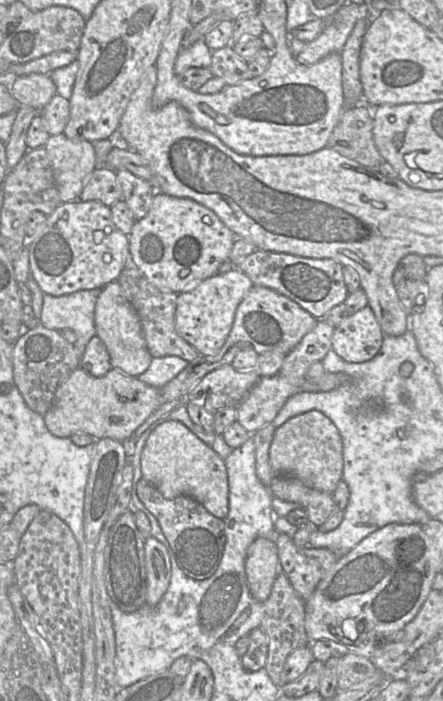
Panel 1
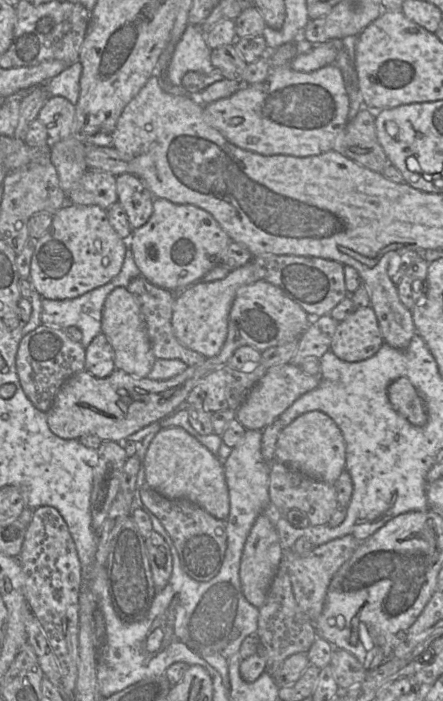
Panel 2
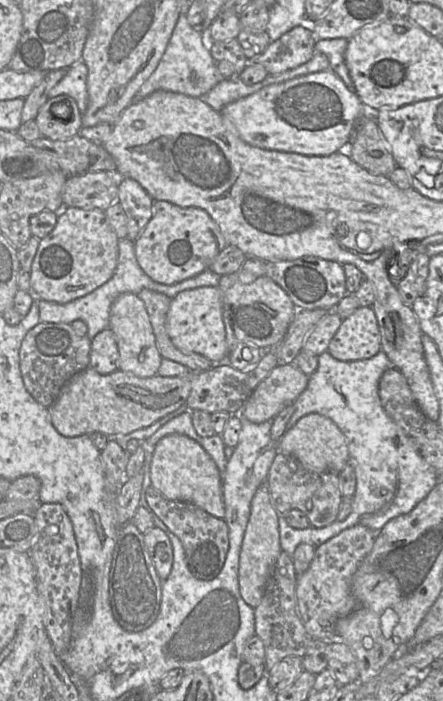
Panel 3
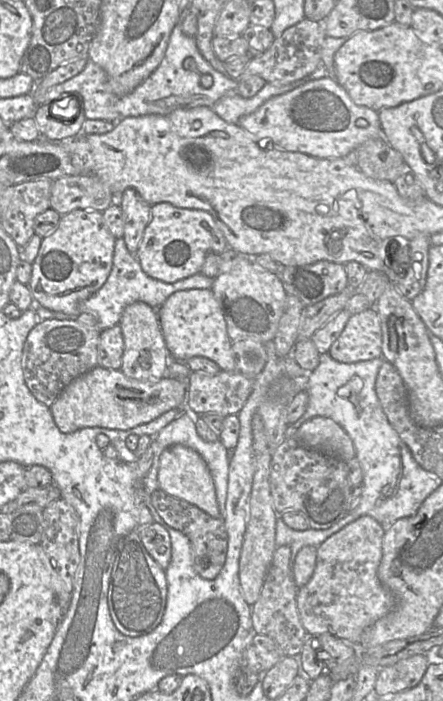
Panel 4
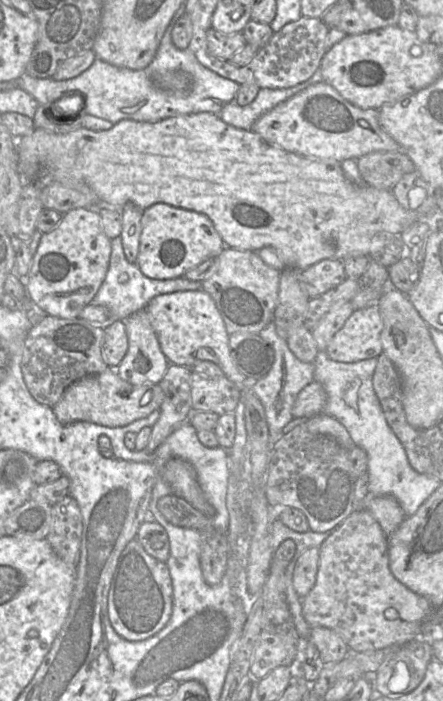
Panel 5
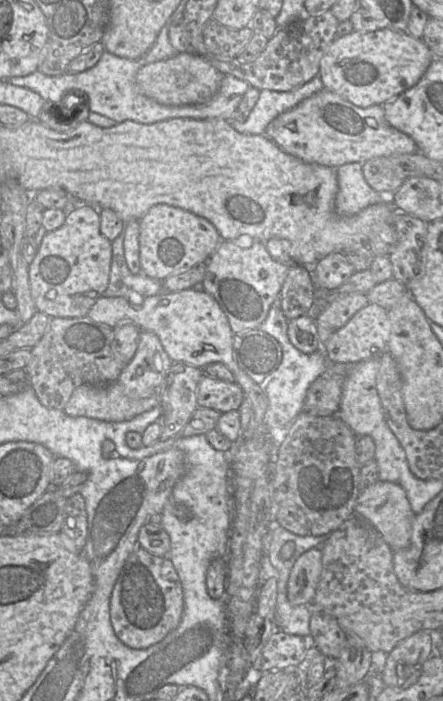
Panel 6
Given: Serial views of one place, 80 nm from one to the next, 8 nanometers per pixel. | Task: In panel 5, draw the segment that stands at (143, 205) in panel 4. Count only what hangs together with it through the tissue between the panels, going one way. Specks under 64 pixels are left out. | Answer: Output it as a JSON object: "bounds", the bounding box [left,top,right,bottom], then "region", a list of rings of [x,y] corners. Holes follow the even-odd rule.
{"bounds":[121,202,142,264],"region":[[[132,202],[126,203],[121,209],[122,213],[122,242],[126,258],[129,262],[137,264],[140,237],[142,233],[142,209]]]}

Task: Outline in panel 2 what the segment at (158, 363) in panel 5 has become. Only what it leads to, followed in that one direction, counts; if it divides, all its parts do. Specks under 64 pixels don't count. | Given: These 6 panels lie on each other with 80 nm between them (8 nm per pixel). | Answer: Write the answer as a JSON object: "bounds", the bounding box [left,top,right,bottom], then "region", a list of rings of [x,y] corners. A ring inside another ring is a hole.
{"bounds":[101,287,156,378],"region":[[[116,287],[107,296],[102,310],[101,331],[114,350],[116,369],[136,378],[146,378],[153,368],[156,357],[138,302],[126,287]]]}

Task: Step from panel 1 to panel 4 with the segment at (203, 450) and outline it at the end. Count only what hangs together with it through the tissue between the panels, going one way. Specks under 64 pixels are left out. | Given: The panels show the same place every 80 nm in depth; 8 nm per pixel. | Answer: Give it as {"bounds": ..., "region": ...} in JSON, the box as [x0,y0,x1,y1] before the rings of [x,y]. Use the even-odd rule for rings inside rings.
{"bounds":[157,444,220,519],"region":[[[181,444],[171,445],[164,449],[159,457],[157,478],[159,490],[183,499],[209,516],[220,519],[212,475],[204,459],[195,450]]]}

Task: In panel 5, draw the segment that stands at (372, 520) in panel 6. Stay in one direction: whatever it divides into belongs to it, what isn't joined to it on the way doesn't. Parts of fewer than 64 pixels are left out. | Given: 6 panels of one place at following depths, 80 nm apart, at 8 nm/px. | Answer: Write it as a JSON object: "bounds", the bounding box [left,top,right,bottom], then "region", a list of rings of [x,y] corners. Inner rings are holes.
{"bounds":[361,494,406,537],"region":[[[368,494],[361,506],[379,523],[389,537],[406,518],[400,504],[392,496],[370,497]]]}

